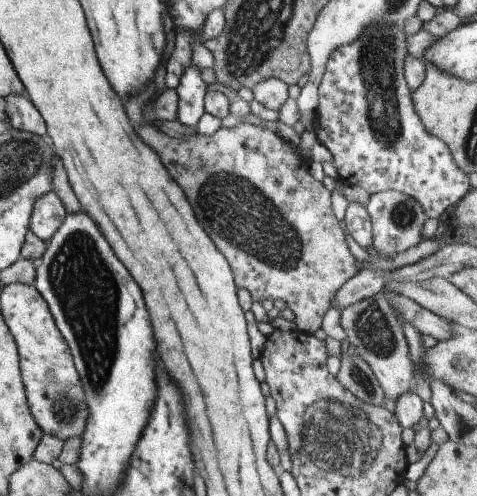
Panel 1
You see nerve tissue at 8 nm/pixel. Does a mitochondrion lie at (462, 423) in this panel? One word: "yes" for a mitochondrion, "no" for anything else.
yes

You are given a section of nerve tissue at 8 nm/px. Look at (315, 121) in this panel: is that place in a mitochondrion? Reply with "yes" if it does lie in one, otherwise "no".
no

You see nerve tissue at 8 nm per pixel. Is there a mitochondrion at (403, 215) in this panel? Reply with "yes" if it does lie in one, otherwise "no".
yes

